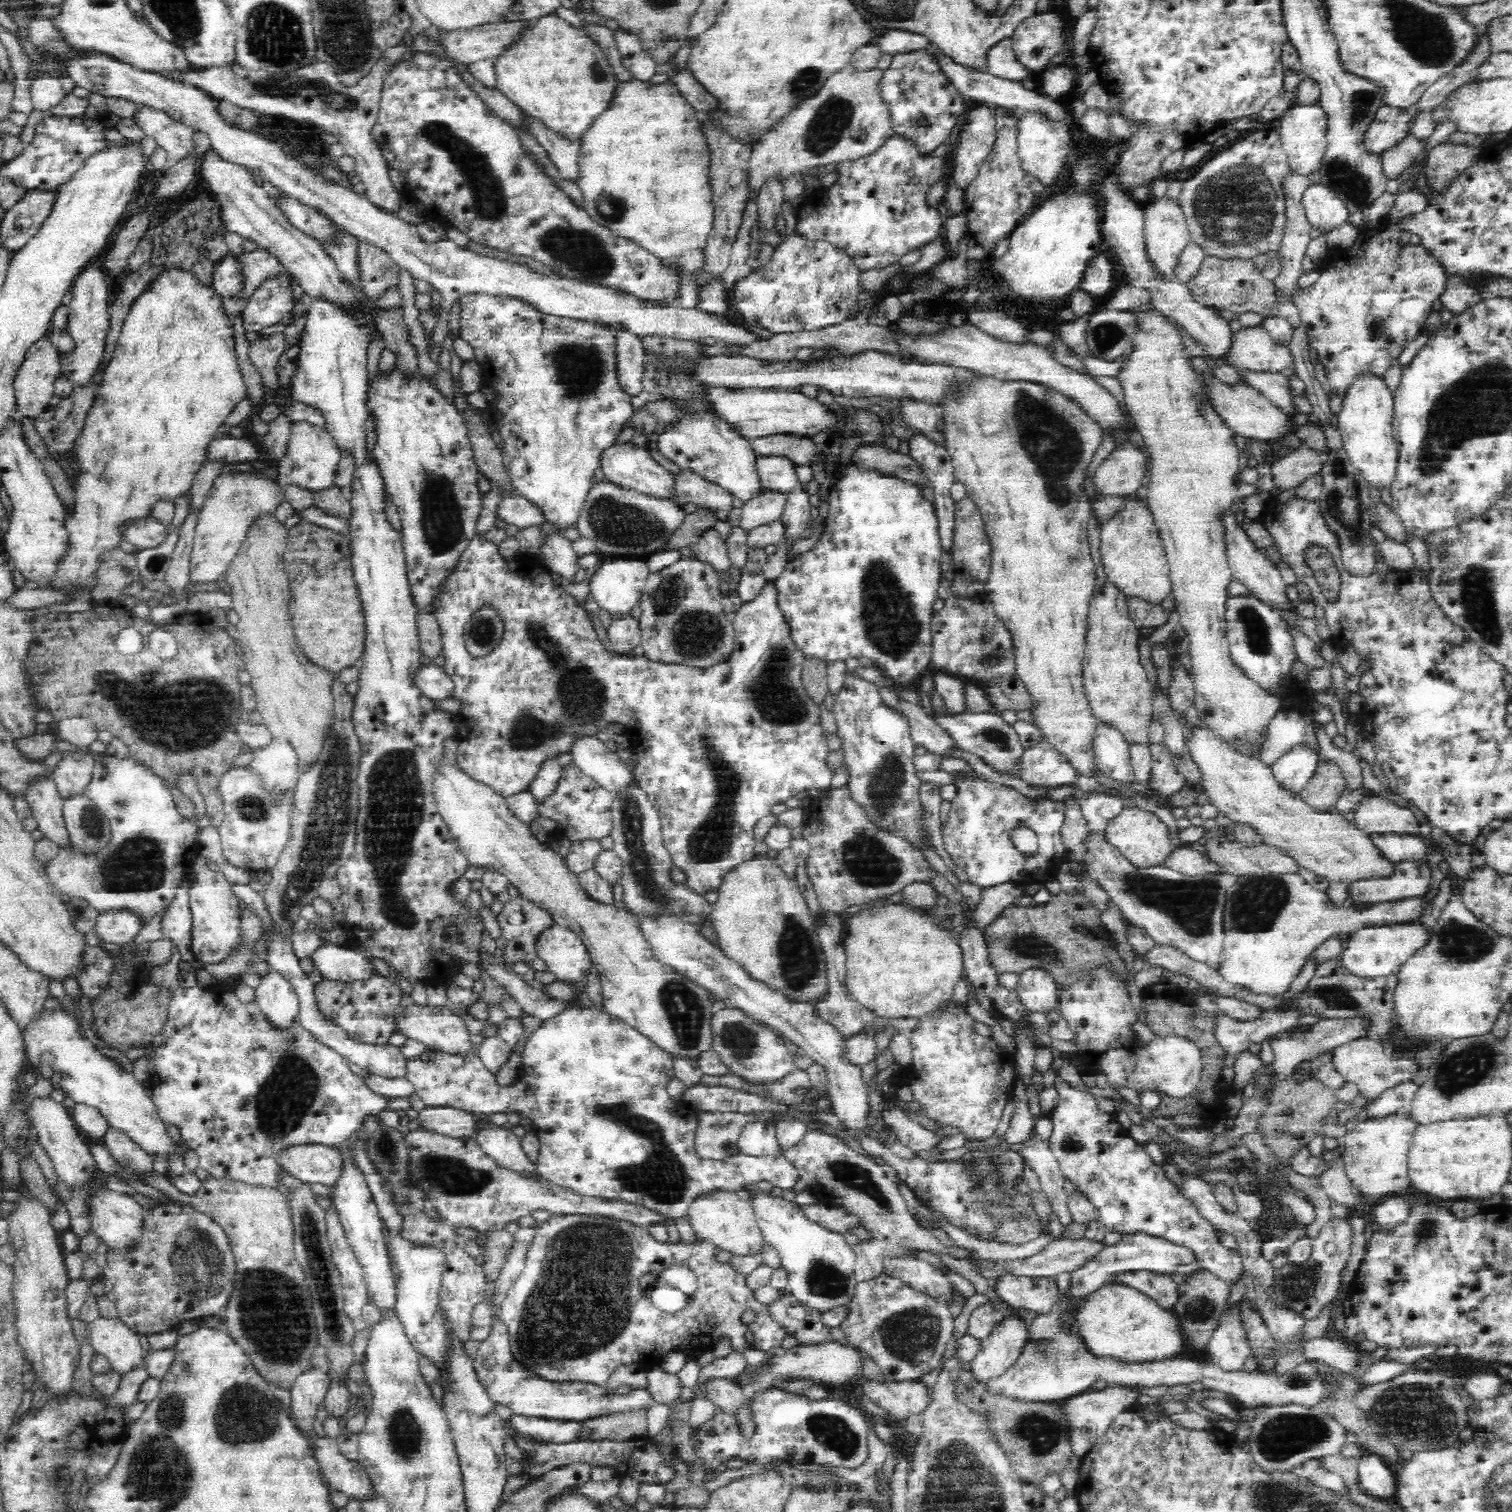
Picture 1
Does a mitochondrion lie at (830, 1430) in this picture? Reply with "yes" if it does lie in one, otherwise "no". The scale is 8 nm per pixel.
yes

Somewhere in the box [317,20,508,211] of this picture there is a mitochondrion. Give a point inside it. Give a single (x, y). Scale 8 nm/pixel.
(450, 140)

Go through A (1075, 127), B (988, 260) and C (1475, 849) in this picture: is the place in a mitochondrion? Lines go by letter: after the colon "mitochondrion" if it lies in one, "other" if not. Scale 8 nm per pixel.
A: other
B: other
C: other

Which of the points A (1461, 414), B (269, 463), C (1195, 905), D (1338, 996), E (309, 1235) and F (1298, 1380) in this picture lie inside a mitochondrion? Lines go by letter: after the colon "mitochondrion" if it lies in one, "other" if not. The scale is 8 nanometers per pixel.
A: mitochondrion
B: other
C: mitochondrion
D: mitochondrion
E: mitochondrion
F: mitochondrion

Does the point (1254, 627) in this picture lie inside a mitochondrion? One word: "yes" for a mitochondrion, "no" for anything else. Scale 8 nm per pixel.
yes

